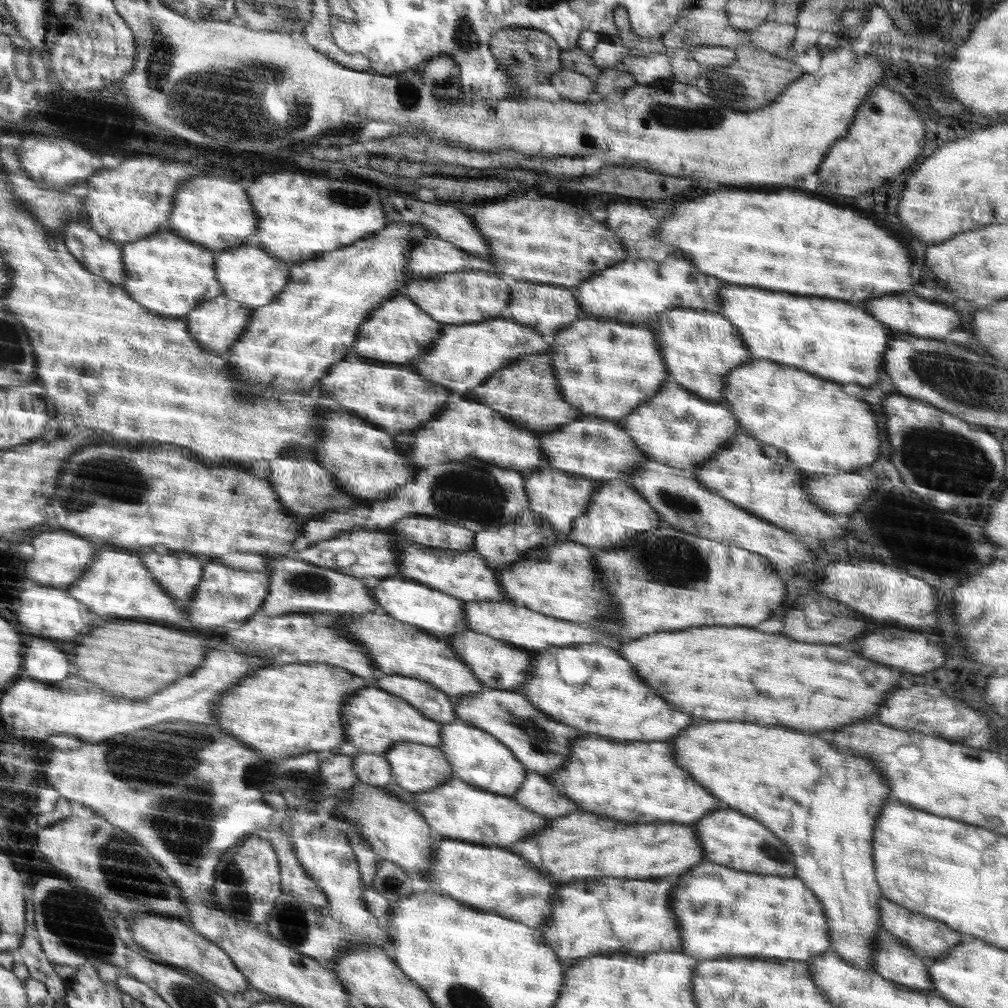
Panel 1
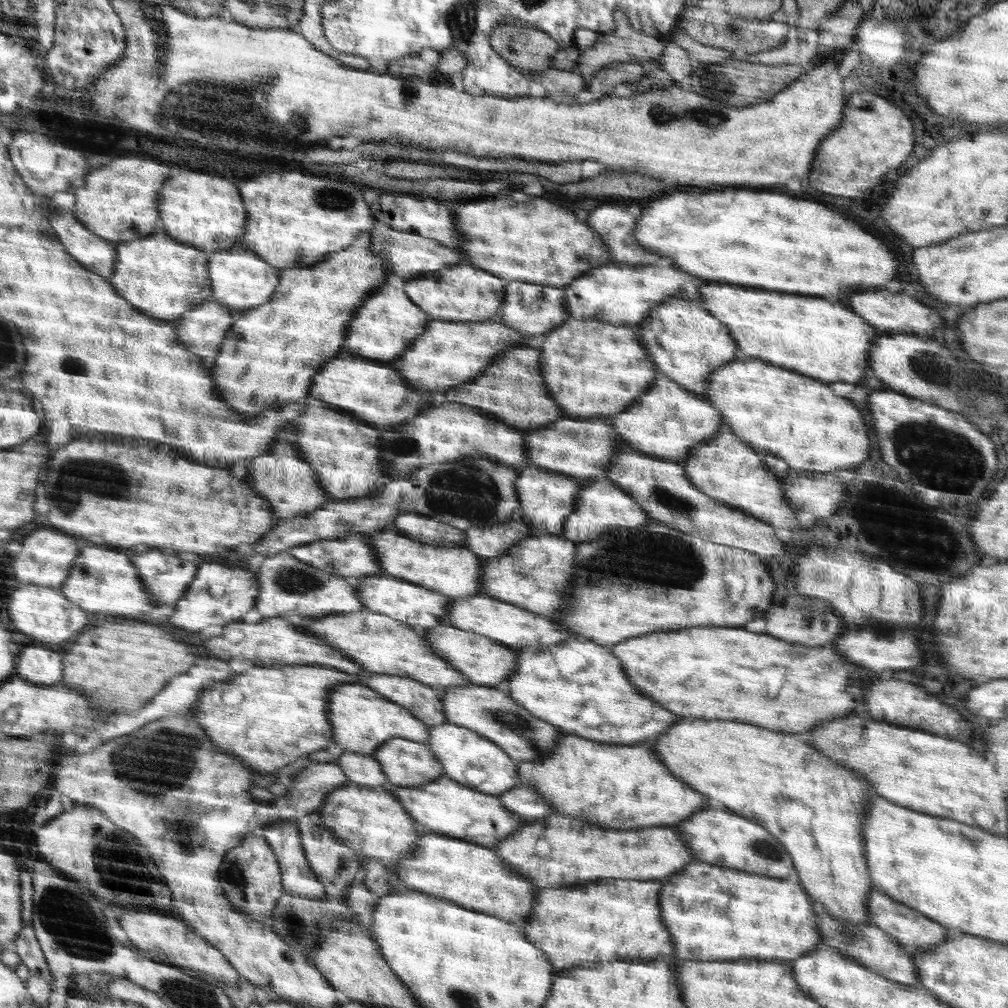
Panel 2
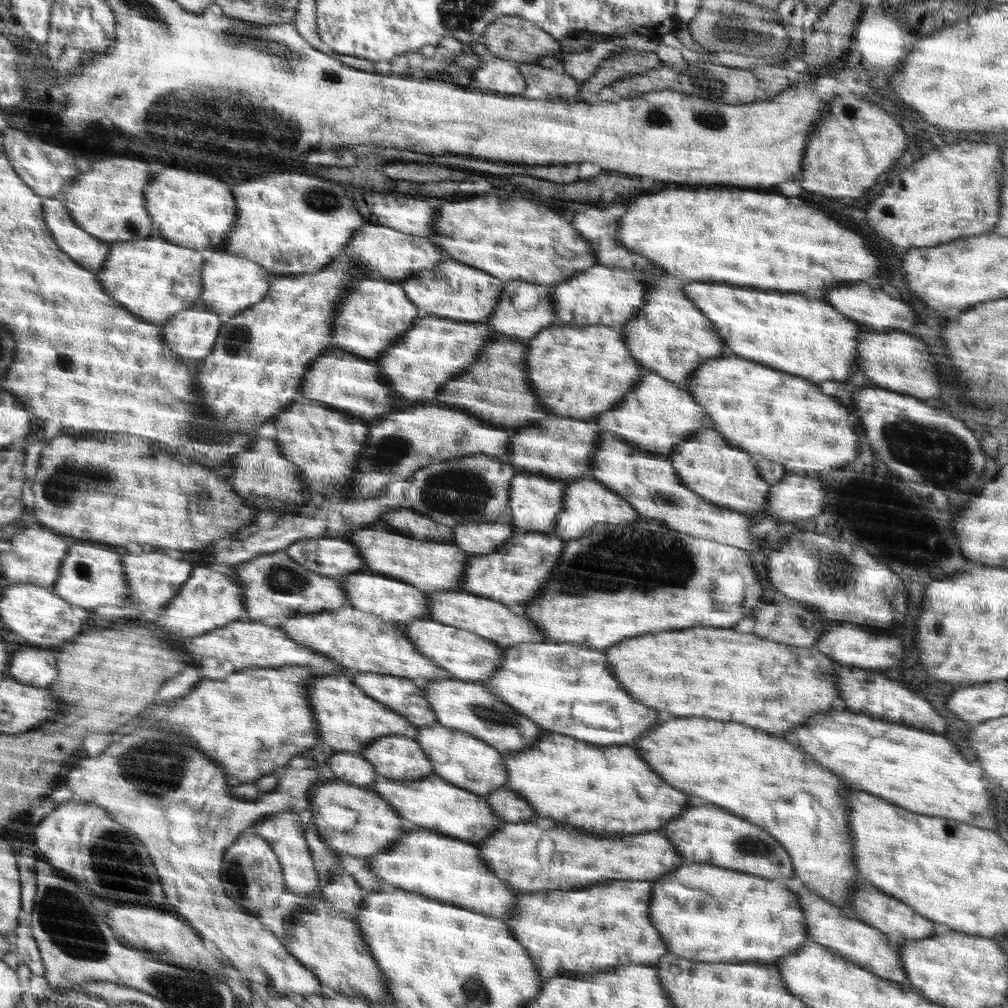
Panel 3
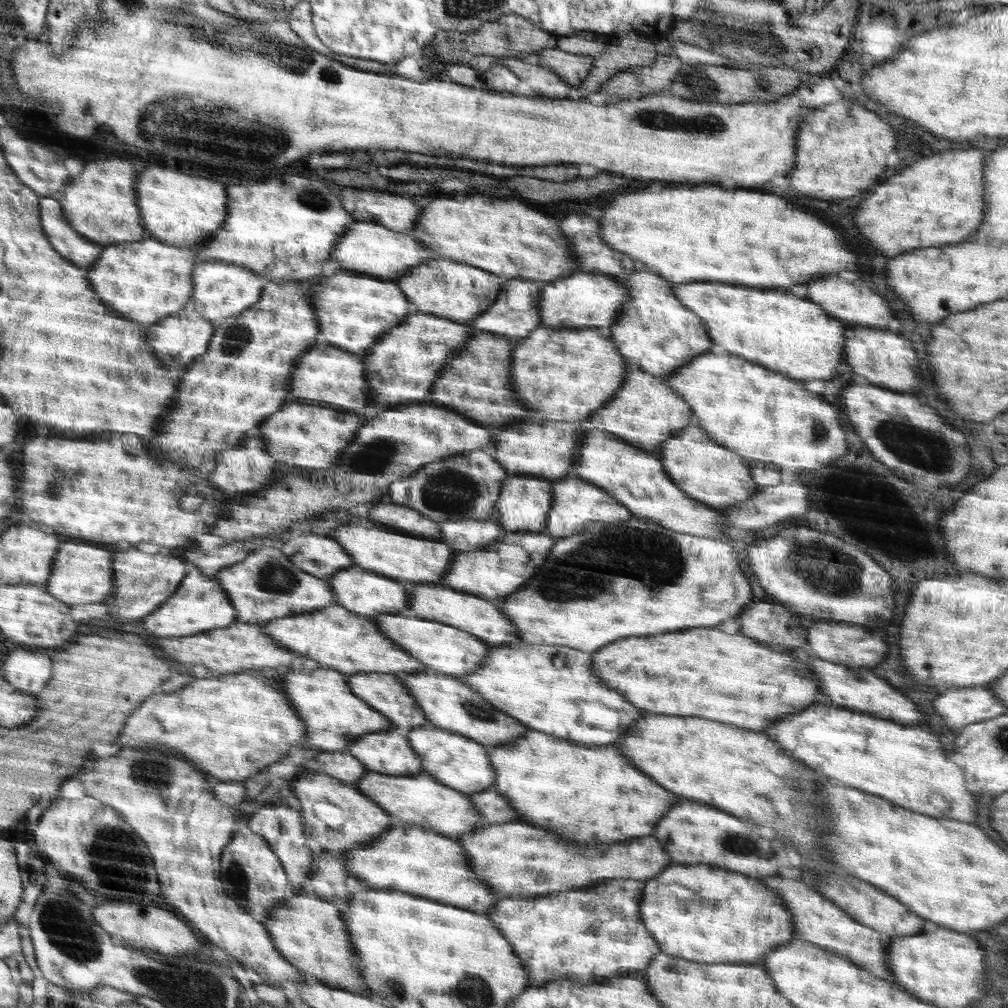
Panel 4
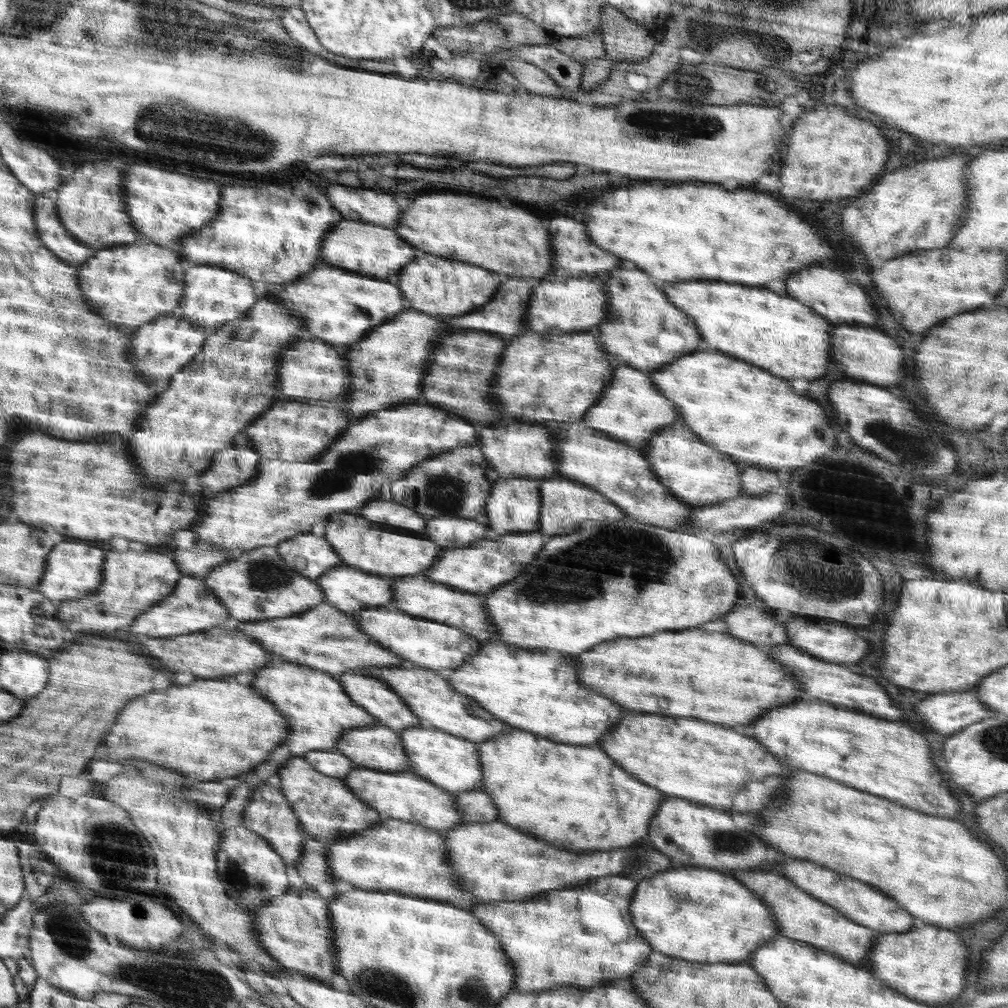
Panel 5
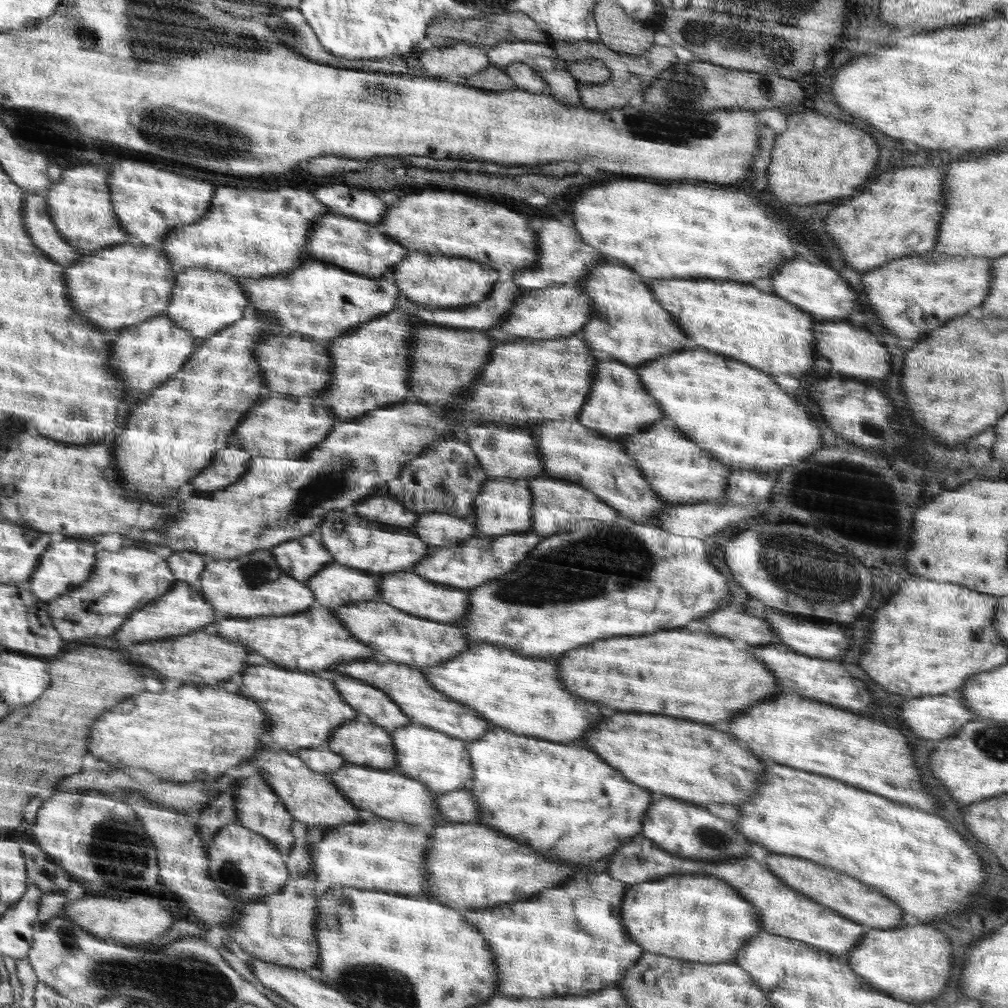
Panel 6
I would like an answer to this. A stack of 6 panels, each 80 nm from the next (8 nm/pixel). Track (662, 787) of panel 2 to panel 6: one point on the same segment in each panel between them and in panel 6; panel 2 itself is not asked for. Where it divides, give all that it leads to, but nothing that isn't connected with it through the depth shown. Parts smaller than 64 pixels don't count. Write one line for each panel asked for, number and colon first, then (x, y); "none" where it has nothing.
3: (606, 790)
4: (585, 793)
5: (545, 788)
6: (561, 797)

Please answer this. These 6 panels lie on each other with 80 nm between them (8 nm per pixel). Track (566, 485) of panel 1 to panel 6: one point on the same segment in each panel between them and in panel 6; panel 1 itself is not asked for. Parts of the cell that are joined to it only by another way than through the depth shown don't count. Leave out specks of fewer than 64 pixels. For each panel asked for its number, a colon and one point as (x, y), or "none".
2: (548, 499)
3: (535, 500)
4: (526, 501)
5: (514, 506)
6: (505, 506)

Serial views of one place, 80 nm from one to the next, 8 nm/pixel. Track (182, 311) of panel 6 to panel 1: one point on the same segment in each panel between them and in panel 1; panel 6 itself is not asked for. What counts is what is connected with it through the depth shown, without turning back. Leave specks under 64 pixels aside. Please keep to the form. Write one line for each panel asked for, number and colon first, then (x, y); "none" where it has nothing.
1: (248, 274)
2: (242, 279)
3: (232, 284)
4: (222, 290)
5: (213, 296)

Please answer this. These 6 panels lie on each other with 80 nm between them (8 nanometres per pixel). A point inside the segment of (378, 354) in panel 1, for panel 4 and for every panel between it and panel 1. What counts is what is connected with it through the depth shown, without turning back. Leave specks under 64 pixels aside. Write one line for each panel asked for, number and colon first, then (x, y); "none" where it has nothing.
2: (385, 327)
3: (375, 313)
4: (355, 311)

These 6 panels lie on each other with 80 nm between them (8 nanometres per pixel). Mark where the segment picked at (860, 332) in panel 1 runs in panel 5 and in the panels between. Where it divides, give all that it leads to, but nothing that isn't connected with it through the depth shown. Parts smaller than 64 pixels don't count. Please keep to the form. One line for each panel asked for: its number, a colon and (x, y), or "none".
2: (826, 341)
3: (810, 339)
4: (795, 338)
5: (775, 333)

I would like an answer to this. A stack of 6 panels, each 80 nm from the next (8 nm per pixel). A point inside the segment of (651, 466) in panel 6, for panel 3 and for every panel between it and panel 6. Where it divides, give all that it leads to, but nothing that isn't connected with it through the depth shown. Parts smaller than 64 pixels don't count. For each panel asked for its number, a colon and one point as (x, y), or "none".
3: (725, 475)
4: (716, 476)
5: (693, 471)

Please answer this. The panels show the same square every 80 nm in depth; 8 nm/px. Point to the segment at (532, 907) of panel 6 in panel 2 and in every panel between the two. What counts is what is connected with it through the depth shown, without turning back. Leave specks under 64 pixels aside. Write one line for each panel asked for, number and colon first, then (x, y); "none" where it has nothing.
2: (610, 920)
3: (592, 929)
4: (587, 935)
5: (583, 937)

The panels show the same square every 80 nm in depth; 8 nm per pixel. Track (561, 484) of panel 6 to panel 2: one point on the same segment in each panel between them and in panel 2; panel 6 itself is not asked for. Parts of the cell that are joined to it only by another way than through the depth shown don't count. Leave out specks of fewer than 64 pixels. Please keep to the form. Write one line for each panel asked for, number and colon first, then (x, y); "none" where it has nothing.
2: (602, 505)
3: (588, 502)
4: (576, 502)
5: (566, 504)

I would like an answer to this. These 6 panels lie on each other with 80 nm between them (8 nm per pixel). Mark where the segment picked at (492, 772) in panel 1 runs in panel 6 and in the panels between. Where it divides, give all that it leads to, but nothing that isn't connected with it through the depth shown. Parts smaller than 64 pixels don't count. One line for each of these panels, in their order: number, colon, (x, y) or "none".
2: (469, 758)
3: (468, 762)
4: (463, 763)
5: (453, 763)
6: (442, 762)

